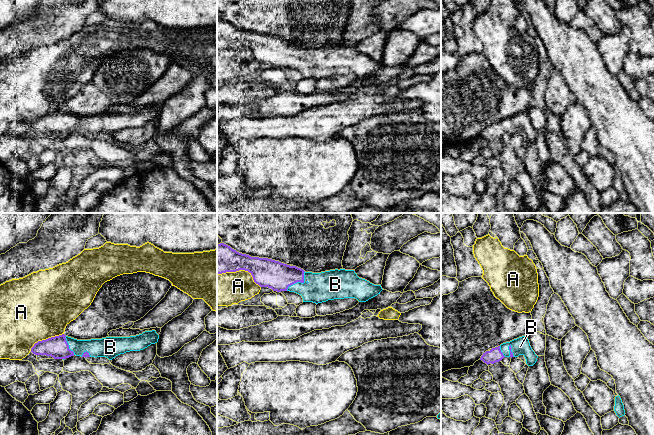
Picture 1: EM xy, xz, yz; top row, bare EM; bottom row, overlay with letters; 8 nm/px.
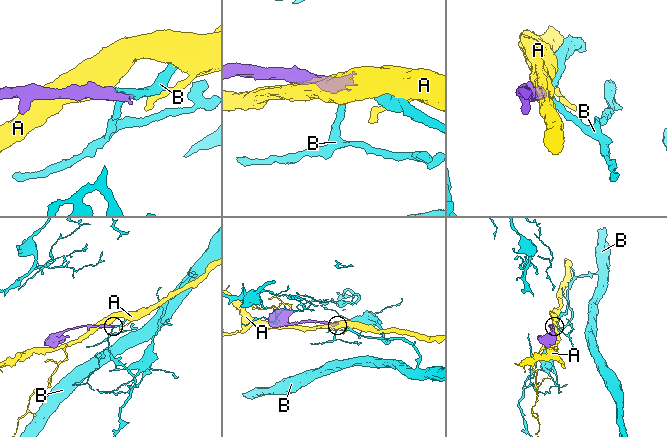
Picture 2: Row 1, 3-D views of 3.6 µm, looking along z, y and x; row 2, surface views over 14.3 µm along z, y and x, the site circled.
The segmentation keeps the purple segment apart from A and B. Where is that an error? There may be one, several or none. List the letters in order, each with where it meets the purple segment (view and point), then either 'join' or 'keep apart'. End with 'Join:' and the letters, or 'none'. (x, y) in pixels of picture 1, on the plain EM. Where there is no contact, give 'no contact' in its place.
A: meets purple in xz at (240, 45); keep apart
B: meets purple in xz at (299, 57); join
Join: B

